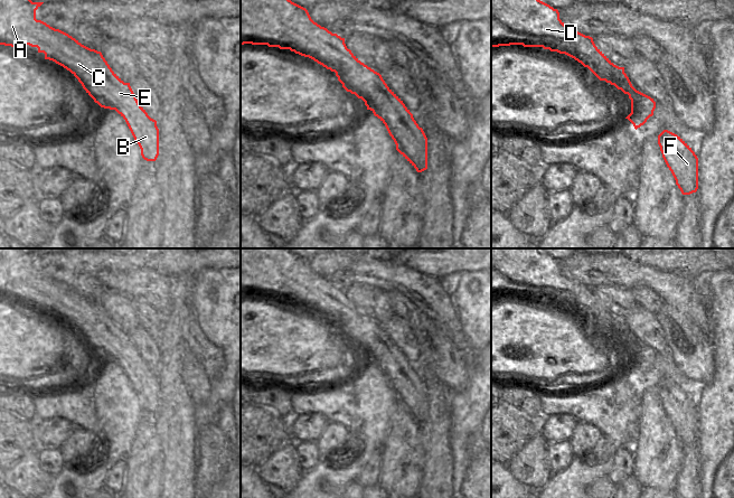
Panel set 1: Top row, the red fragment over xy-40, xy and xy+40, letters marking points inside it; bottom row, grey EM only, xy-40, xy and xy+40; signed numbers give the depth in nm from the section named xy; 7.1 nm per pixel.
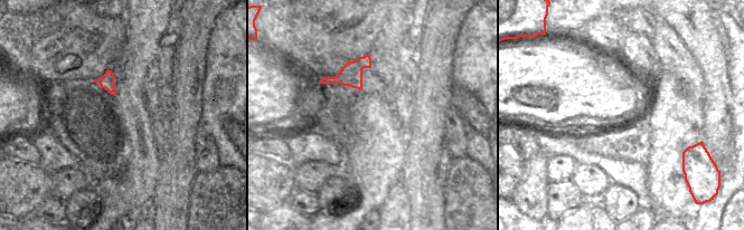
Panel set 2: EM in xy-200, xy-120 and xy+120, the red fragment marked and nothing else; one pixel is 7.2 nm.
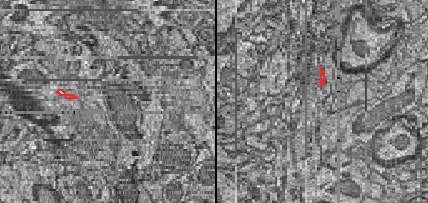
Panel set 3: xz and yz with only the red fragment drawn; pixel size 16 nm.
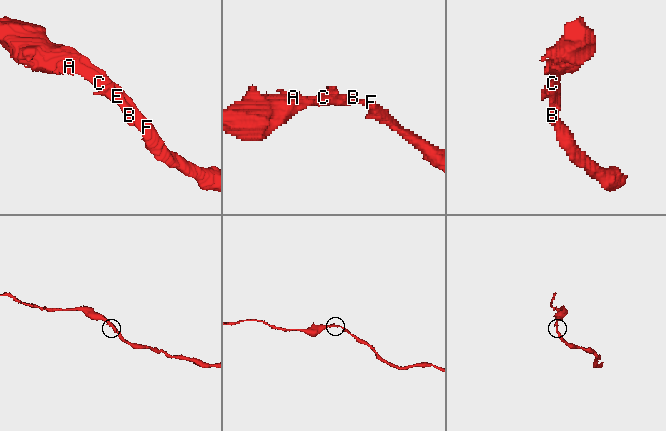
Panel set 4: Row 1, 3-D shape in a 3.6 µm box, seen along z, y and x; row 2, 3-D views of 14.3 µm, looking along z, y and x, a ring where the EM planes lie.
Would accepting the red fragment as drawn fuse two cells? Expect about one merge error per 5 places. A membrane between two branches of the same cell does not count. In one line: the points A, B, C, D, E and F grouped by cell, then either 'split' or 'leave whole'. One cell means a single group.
A B C D E F; leave whole

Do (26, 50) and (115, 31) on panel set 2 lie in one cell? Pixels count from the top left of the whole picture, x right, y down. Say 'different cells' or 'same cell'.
same cell

